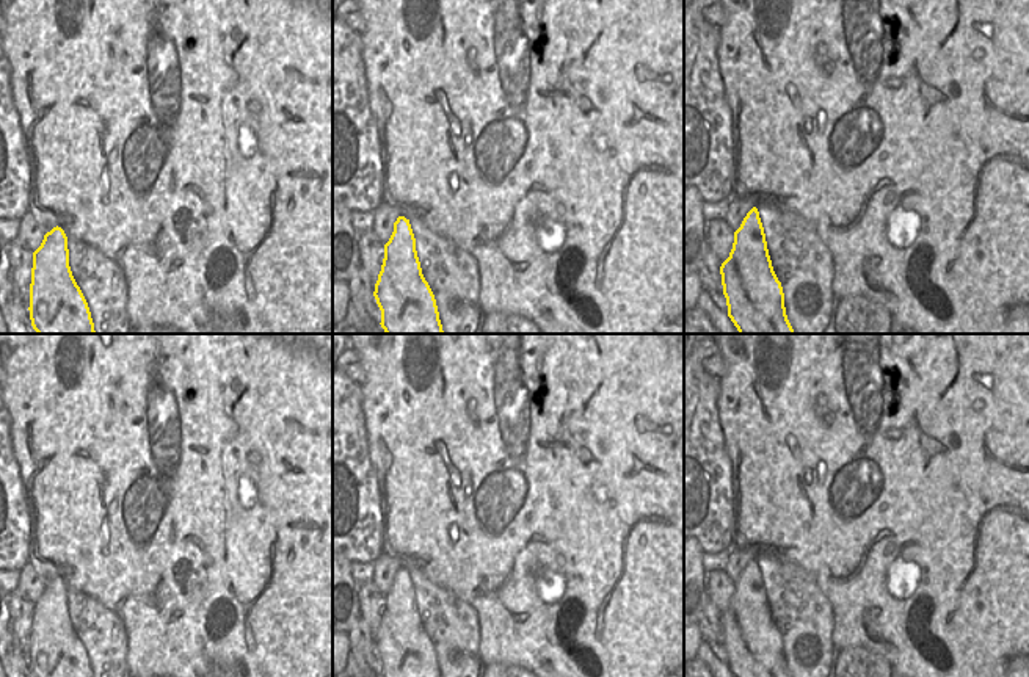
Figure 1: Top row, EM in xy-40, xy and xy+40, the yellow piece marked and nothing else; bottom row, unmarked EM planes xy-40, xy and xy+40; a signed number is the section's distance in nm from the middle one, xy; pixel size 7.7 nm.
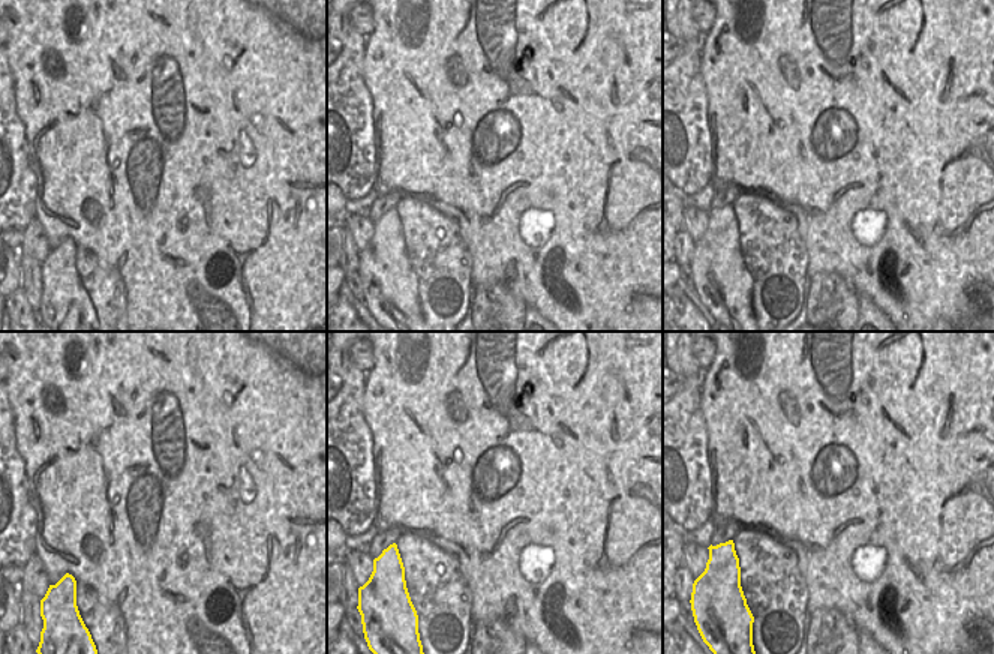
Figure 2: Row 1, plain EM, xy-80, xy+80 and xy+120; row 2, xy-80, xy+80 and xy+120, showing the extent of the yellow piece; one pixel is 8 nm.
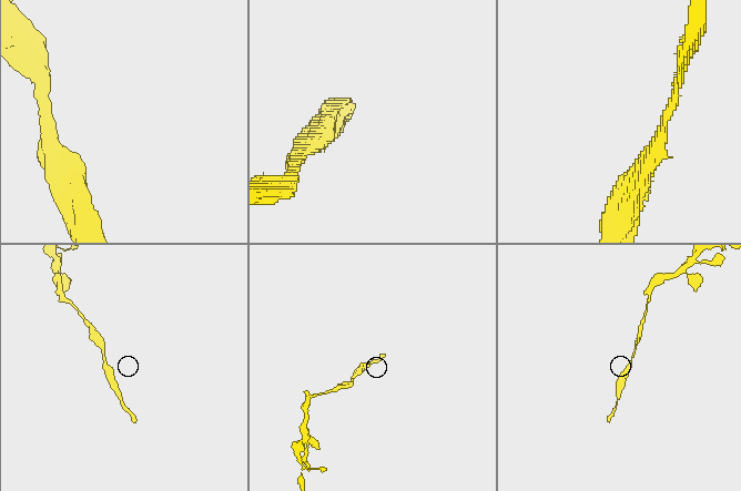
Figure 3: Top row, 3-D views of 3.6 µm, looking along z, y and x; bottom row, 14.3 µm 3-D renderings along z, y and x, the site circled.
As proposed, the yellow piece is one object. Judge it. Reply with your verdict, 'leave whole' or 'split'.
leave whole

